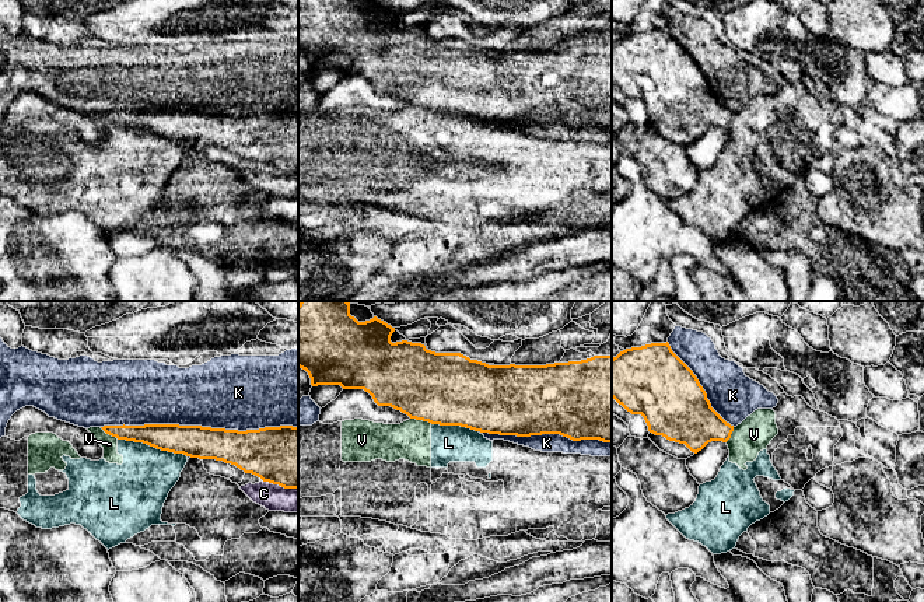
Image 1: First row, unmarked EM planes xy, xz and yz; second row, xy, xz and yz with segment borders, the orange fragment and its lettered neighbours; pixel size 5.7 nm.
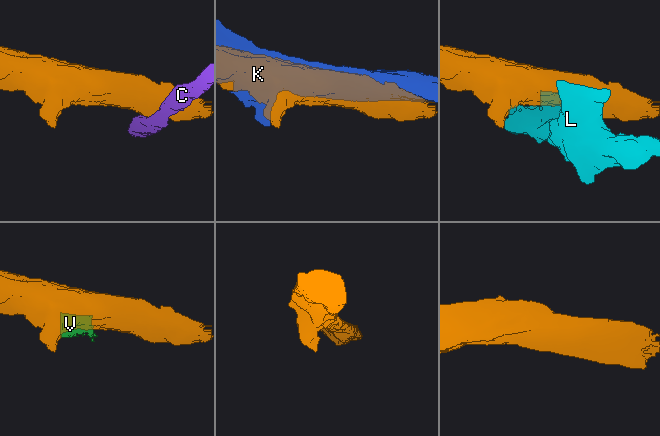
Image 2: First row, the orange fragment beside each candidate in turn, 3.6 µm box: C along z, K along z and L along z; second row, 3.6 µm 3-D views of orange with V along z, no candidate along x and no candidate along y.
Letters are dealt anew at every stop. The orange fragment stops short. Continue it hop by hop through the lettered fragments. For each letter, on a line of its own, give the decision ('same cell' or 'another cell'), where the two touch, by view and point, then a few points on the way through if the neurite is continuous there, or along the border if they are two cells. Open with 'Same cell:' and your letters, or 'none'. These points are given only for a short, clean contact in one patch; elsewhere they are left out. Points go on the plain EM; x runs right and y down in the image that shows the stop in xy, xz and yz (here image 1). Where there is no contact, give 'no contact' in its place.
Same cell: none
C: another cell | xy (280, 171) | along xy (262, 165), (297, 175)
K: another cell | xy (199, 112)
L: another cell | xy (153, 132) | along xy (118, 125), (146, 129), (161, 136), (182, 139), (186, 143)
V: another cell | xz (422, 105) | along xz (410, 104), (431, 109)

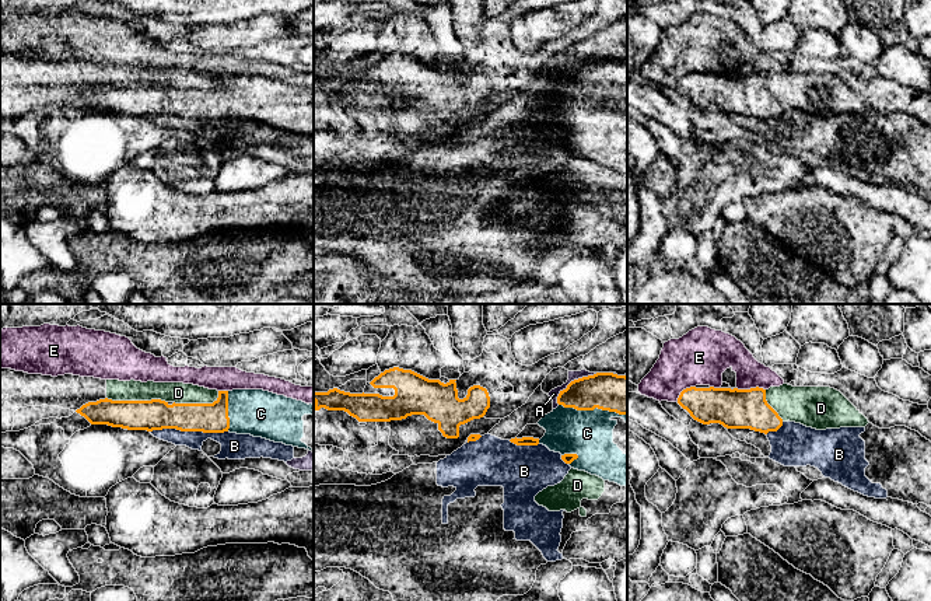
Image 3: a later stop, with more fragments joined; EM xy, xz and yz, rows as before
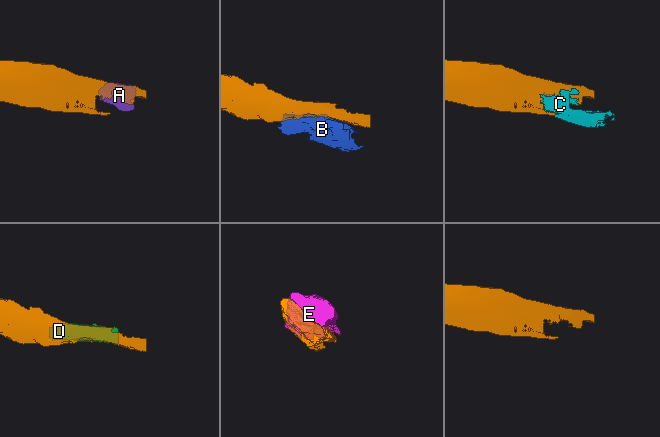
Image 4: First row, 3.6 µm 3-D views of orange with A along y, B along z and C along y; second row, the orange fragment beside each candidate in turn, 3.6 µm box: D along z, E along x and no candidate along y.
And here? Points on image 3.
Same cell: C
A: another cell | xz (574, 66)
B: another cell | xy (188, 116)
C: same cell | xz (592, 95)
D: another cell | xy (137, 87)
E: another cell | yz (751, 74)

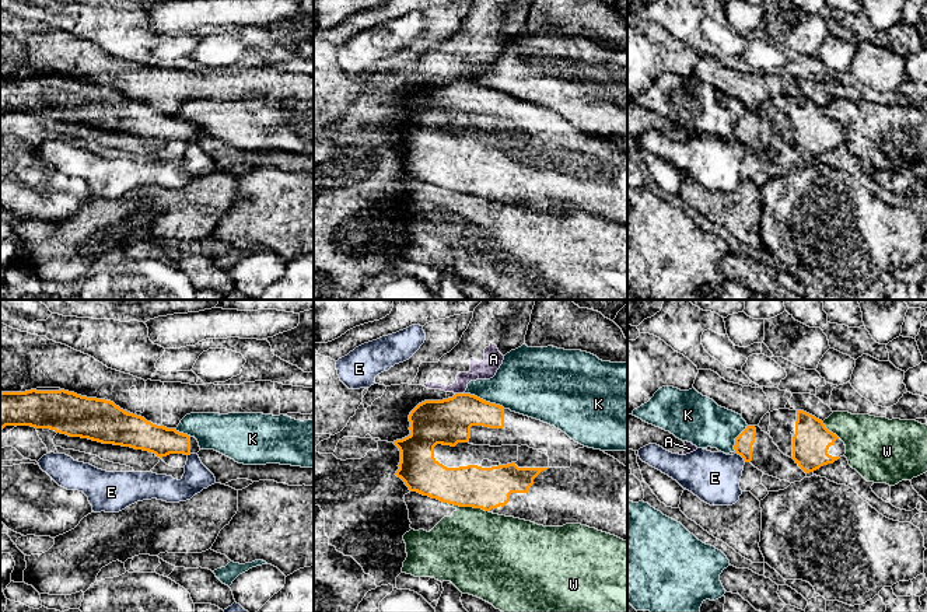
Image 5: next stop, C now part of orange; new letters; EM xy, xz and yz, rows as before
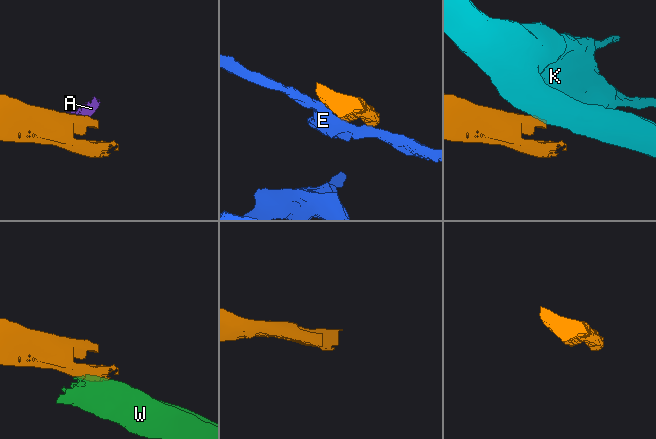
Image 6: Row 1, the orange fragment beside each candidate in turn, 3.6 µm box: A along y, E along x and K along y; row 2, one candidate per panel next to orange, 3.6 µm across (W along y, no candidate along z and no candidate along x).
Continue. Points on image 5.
Same cell: none
A: another cell | xz (459, 80) | along xz (455, 79), (464, 80)
E: another cell | yz (741, 142) | along yz (735, 137), (745, 147)
K: another cell | xz (485, 87) | along xz (465, 79), (504, 94)
W: another cell | xz (465, 192) | along xz (443, 188), (481, 193), (488, 198)

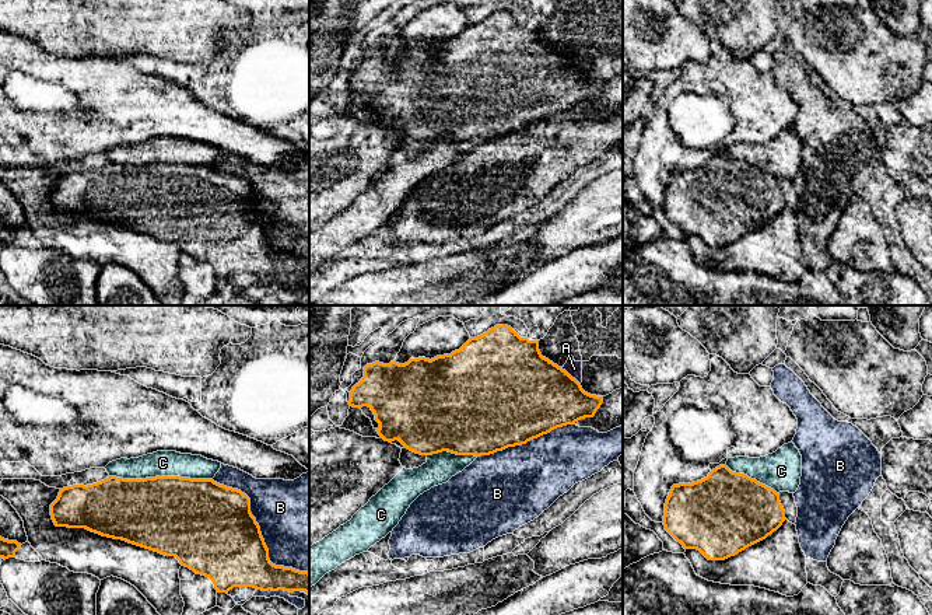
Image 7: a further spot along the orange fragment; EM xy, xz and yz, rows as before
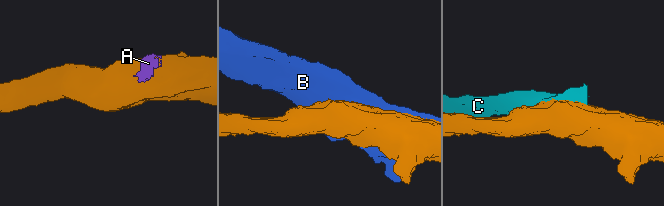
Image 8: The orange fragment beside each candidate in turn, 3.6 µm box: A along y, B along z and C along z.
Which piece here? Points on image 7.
Same cell: none
A: another cell | xz (568, 60) | along xz (560, 53), (580, 70)
B: another cell | xy (259, 216)
C: another cell | xy (161, 163)

